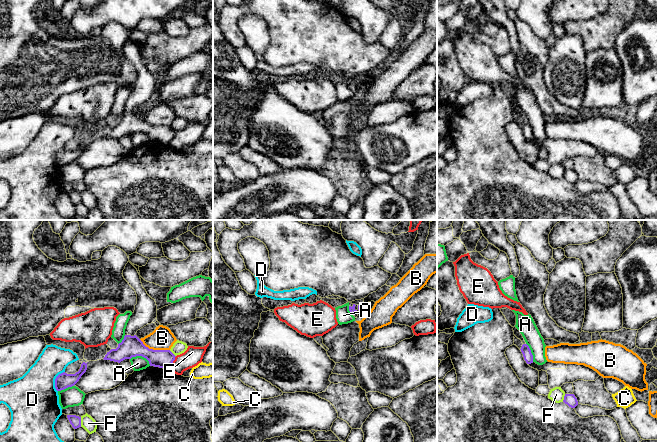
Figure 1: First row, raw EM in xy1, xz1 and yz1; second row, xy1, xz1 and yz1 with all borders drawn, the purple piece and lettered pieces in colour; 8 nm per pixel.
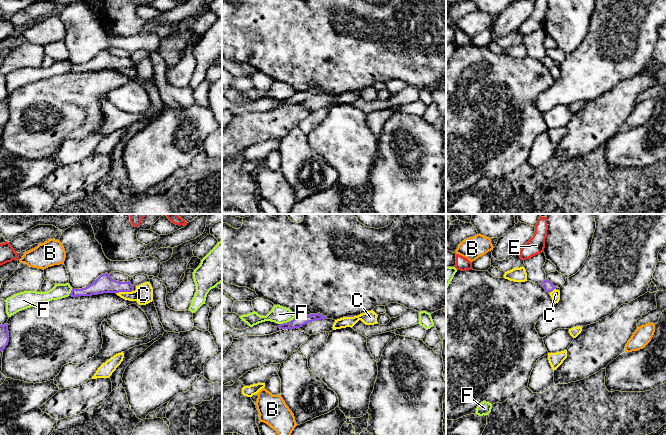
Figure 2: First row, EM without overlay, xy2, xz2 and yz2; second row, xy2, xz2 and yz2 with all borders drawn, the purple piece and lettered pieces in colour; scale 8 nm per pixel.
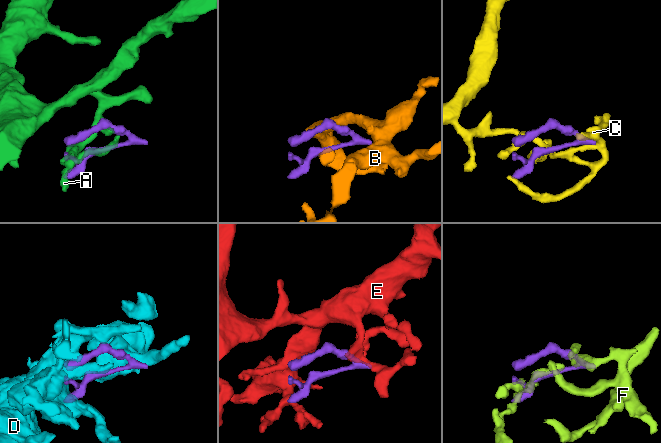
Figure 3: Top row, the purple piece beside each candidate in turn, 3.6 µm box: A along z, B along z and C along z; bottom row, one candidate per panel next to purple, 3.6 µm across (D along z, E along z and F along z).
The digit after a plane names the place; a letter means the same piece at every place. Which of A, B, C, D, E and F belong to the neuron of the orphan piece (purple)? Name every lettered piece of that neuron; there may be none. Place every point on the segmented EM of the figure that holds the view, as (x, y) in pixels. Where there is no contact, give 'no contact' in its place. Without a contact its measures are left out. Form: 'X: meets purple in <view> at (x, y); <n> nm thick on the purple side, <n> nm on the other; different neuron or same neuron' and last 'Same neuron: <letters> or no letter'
A: meets purple in xy1 at (141, 355); 180 nm thick on the purple side, 120 nm on the other; different neuron
B: meets purple in xy1 at (154, 350); 180 nm thick on the purple side, 180 nm on the other; different neuron
C: meets purple in xy2 at (124, 291); 150 nm thick on the purple side, 150 nm on the other; different neuron
D: meets purple in xy1 at (55, 380); 120 nm thick on the purple side, 400 nm on the other; different neuron
E: meets purple in xy1 at (172, 362); 140 nm thick on the purple side, 150 nm on the other; different neuron
F: meets purple in xz2 at (287, 322); 90 nm thick on the purple side, 140 nm on the other; different neuron
Same neuron: no letter

